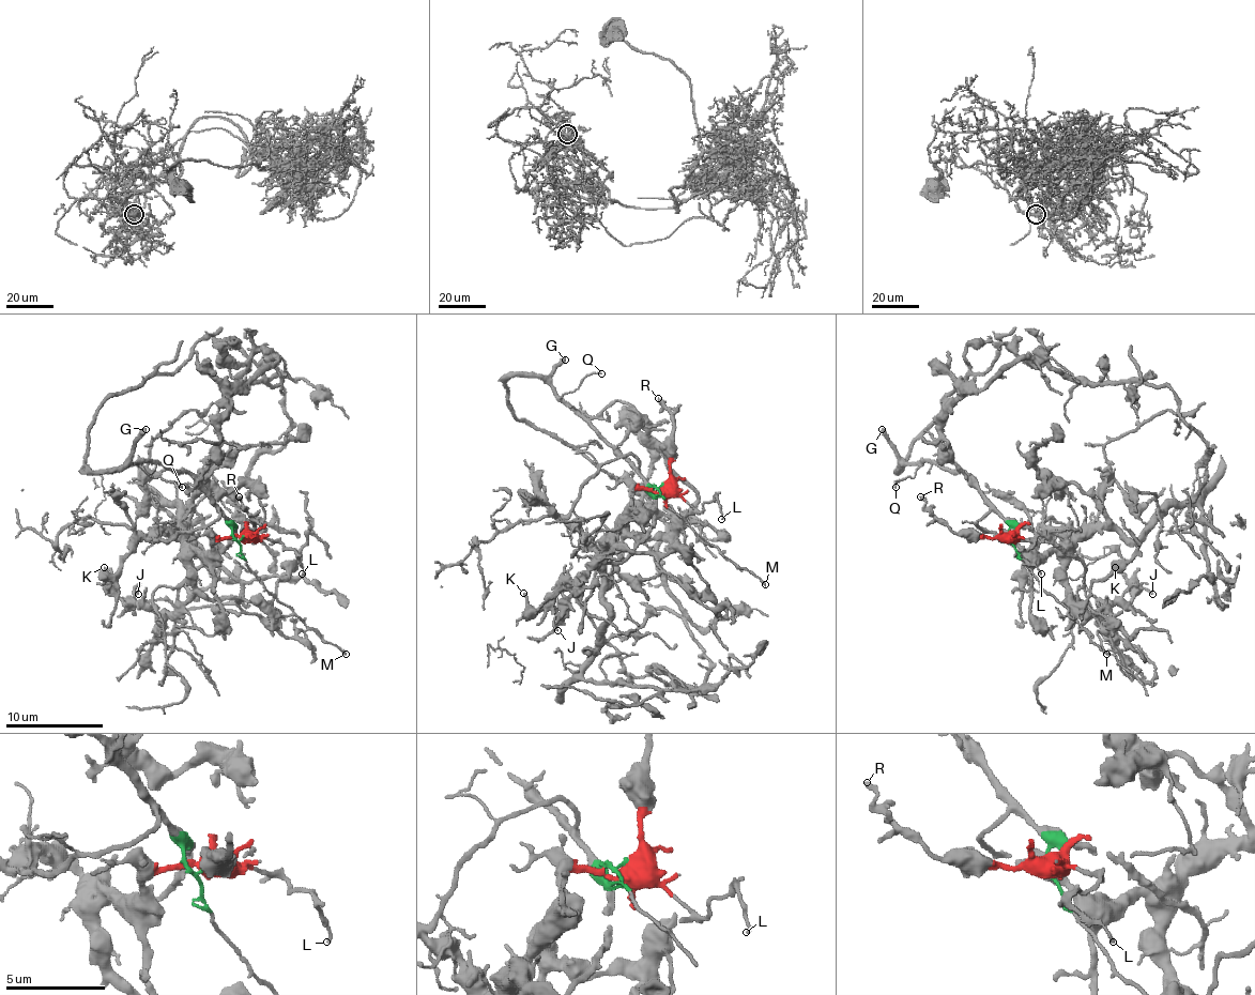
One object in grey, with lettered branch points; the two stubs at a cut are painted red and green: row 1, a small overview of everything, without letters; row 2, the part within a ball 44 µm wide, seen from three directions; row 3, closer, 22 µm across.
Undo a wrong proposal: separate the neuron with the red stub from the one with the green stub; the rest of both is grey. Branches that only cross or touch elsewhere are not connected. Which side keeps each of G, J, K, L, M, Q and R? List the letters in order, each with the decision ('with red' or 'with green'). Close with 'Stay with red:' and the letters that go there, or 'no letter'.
G: with green
J: with red
K: with red
L: with red
M: with green
Q: with green
R: with red
Stay with red: J, K, L, R

